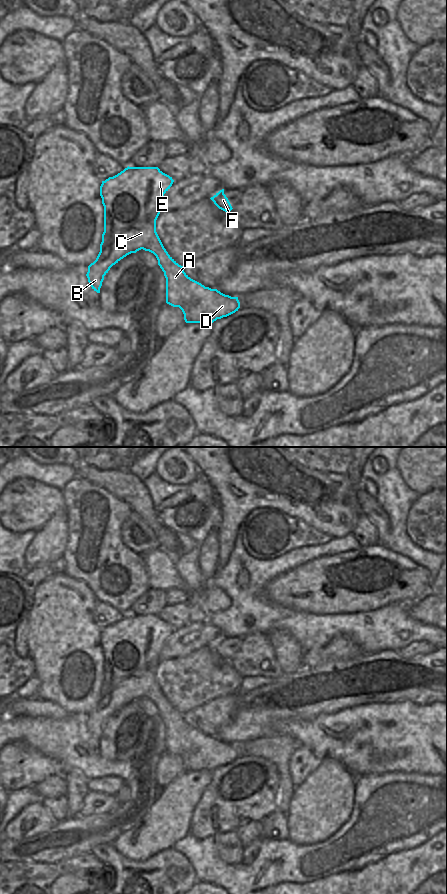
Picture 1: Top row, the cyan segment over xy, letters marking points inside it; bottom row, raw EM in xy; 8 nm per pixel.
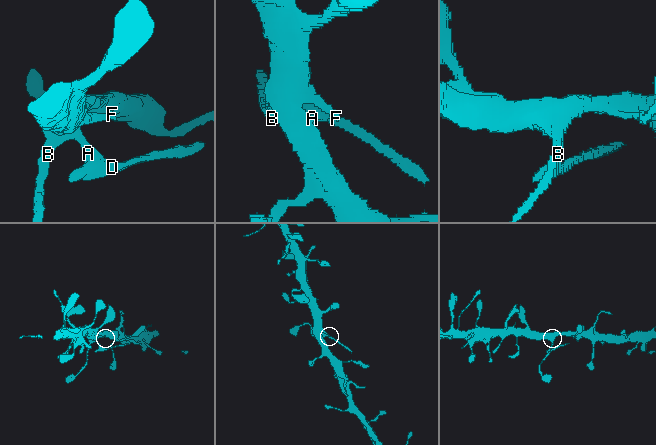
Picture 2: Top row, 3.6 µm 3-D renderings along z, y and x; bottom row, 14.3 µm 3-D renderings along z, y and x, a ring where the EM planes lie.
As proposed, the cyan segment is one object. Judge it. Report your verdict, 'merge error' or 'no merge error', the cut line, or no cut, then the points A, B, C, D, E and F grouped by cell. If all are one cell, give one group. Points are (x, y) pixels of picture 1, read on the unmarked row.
no merge error | no cut | A B C D E F

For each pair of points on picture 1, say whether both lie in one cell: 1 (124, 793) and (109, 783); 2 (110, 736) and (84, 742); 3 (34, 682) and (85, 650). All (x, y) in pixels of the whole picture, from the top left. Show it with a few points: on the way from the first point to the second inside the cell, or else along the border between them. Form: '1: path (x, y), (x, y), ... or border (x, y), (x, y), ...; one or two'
1: border (124, 783), (114, 795); two
2: border (99, 741), (99, 752), (105, 758), (113, 760); two
3: border (35, 674), (39, 680), (36, 696); two

